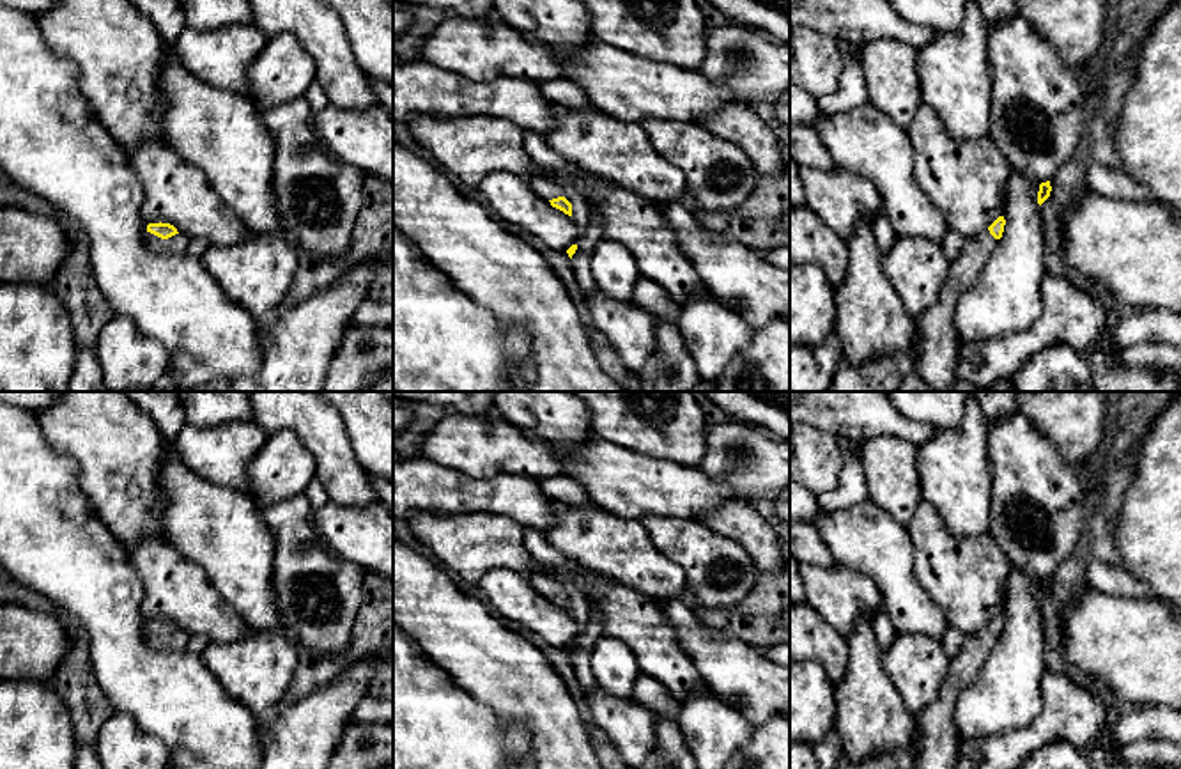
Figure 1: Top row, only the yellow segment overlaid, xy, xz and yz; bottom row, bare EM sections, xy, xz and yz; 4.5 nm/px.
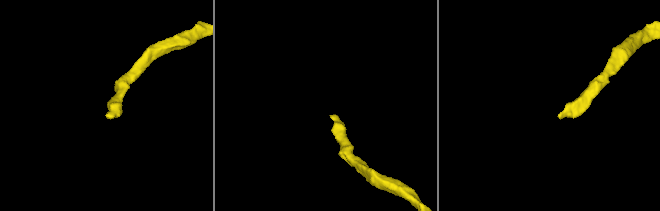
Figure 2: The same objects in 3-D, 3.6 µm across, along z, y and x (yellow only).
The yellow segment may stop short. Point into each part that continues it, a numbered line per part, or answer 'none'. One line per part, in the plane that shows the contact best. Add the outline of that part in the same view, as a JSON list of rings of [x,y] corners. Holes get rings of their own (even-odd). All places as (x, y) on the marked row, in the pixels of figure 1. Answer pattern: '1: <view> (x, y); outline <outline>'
1: xy (176, 243); outline [[[145,232],[145,245],[154,252],[168,250],[172,253],[182,253],[188,246],[188,237],[175,234],[168,239],[161,239],[151,232]]]

